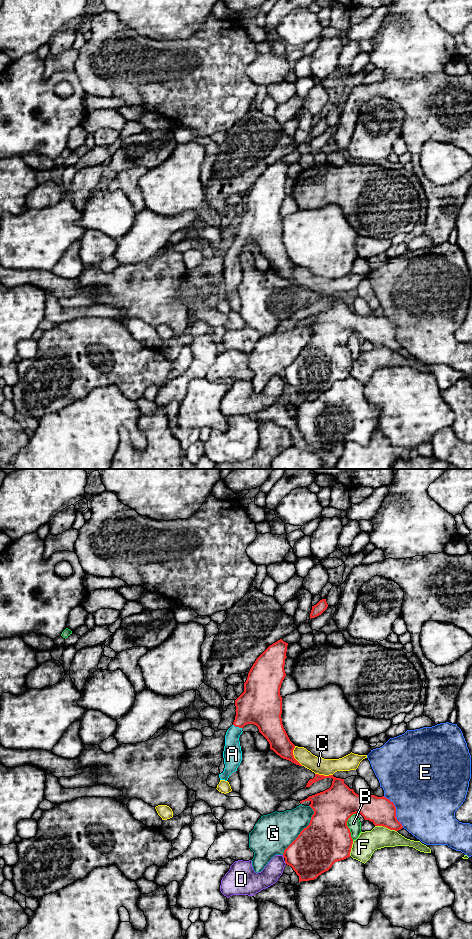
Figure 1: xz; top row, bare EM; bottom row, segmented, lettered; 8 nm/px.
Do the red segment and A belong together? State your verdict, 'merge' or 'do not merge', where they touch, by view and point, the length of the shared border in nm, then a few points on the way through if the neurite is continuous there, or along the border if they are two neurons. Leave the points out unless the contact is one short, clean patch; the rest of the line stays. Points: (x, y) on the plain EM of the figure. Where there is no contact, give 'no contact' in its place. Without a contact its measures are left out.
merge; contact xz (237, 246); length 80 nm; way xz (259, 224), (237, 246), (232, 255), (232, 274)

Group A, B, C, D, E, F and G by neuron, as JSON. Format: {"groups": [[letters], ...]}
{"groups": [["A"], ["B"], ["C"], ["D"], ["E"], ["F"], ["G"]]}

